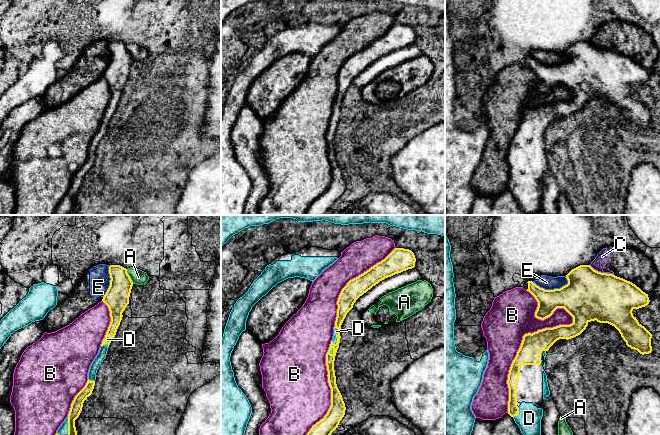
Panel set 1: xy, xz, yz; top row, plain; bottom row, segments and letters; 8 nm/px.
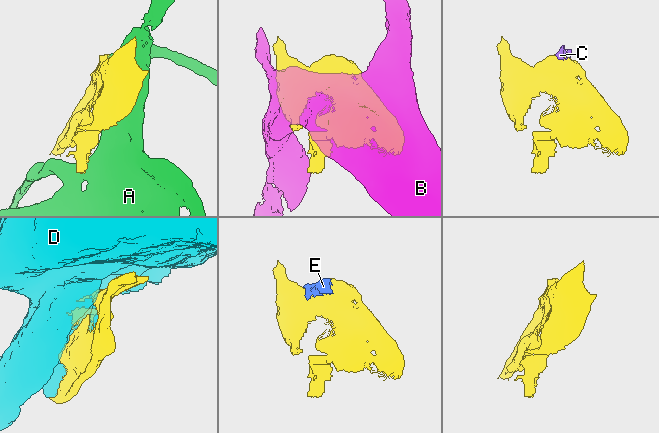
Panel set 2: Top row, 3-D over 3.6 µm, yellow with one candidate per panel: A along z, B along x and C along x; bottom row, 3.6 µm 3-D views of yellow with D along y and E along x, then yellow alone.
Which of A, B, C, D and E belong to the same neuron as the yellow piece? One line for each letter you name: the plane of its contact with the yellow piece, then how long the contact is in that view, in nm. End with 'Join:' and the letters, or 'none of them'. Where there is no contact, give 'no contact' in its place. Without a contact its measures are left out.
D: contact in yz; length 100 nm
Join: D

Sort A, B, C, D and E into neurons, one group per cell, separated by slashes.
A / B / C E / D

